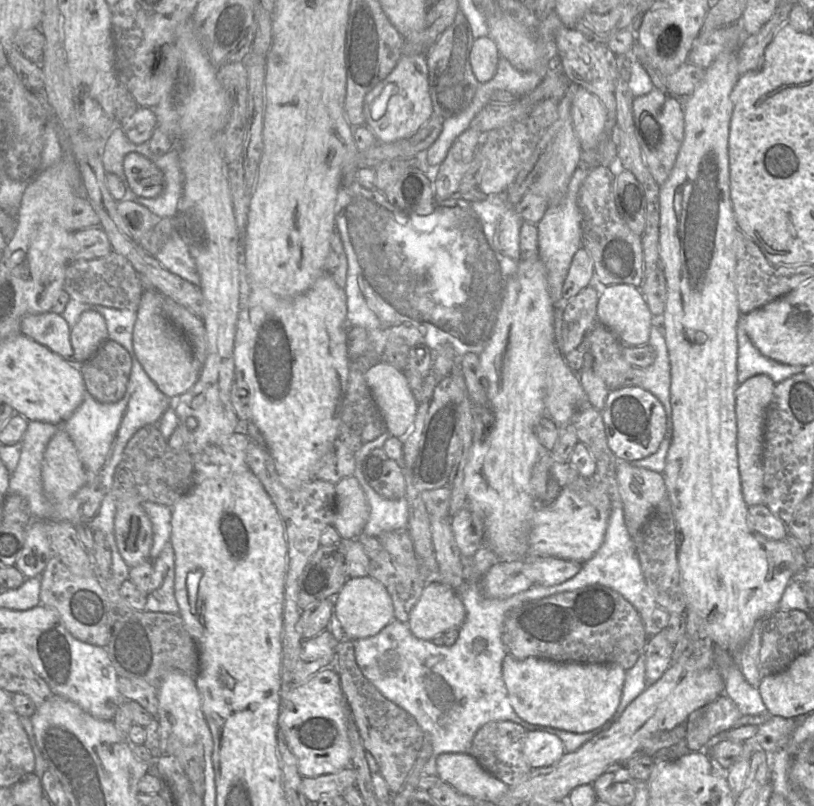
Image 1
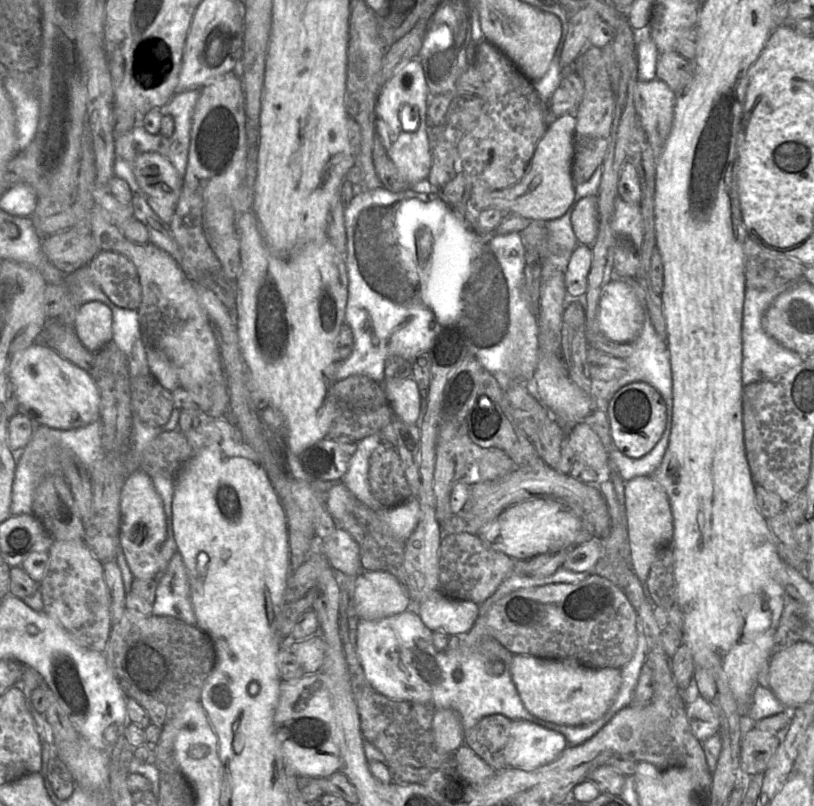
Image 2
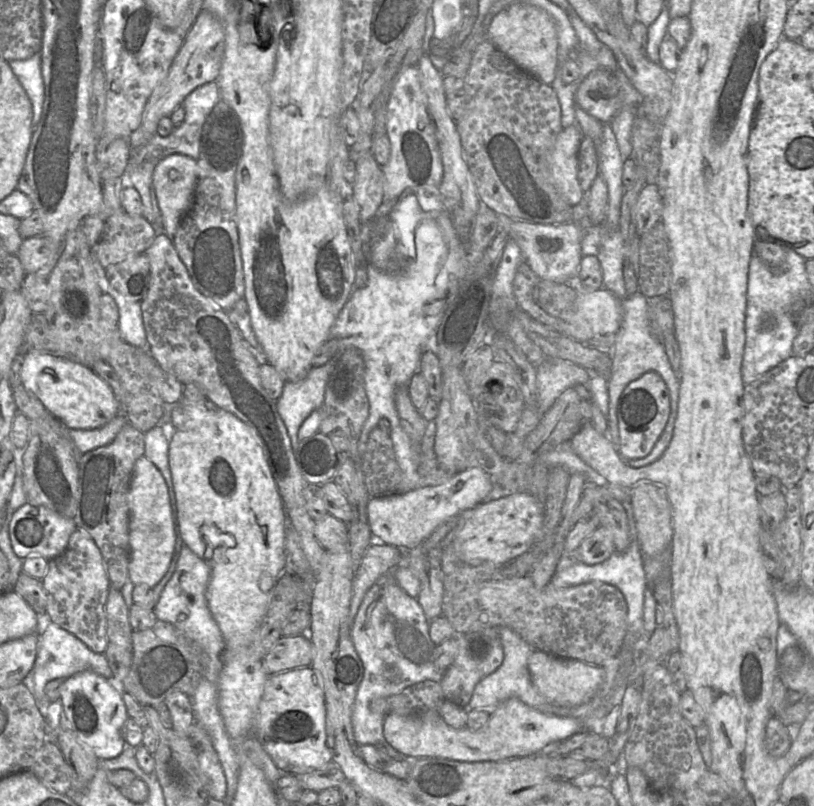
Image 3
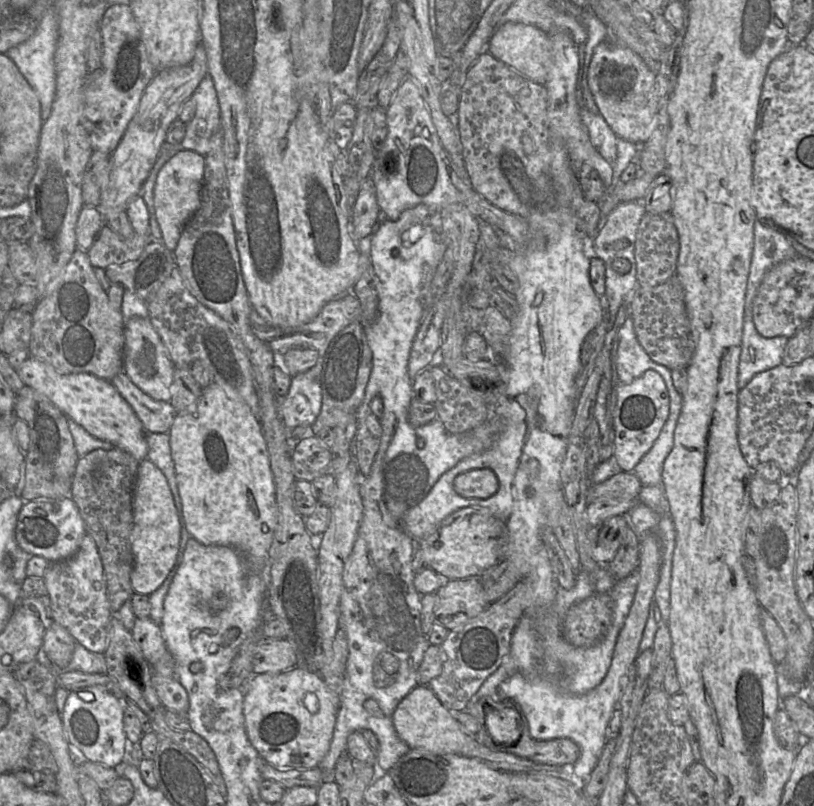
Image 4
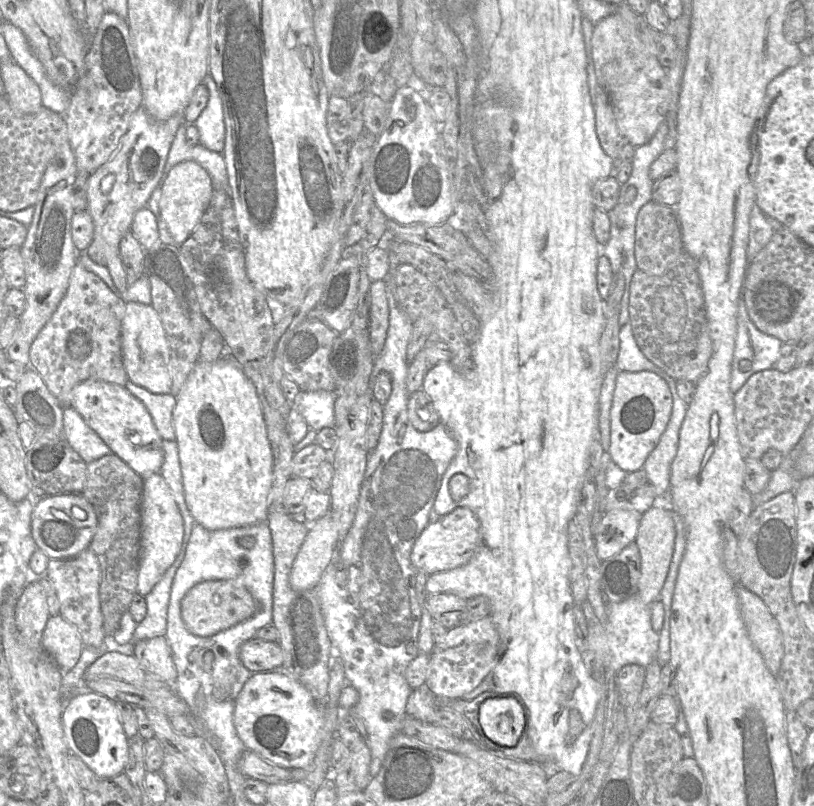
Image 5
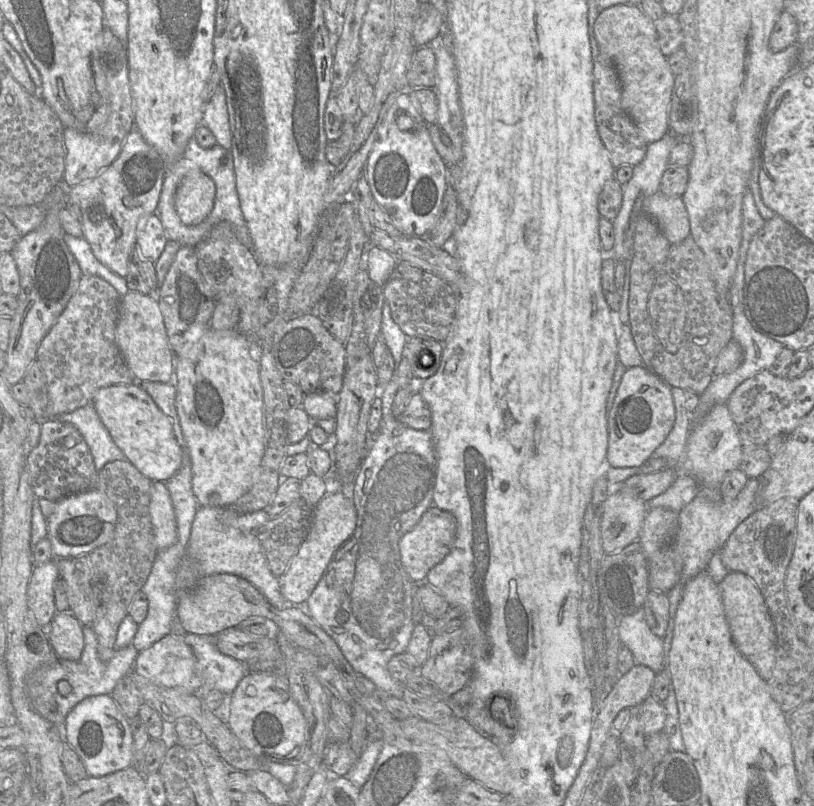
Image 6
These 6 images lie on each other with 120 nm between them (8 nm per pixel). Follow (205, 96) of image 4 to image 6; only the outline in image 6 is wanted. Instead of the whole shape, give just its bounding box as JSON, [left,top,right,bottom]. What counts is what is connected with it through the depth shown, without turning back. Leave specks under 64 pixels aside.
[202,85,232,150]

